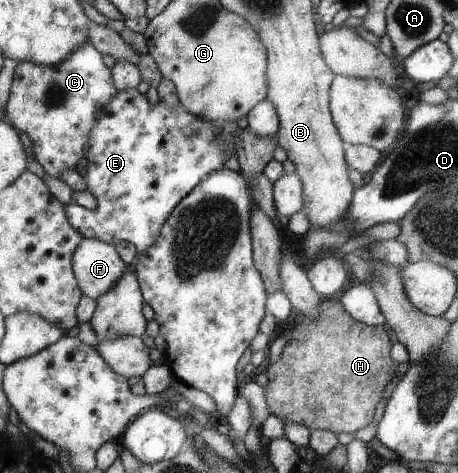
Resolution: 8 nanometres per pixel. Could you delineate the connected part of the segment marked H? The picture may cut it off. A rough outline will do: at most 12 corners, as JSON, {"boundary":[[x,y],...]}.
{"boundary":[[325,298],[268,367],[271,414],[374,423],[398,375],[391,327]]}

